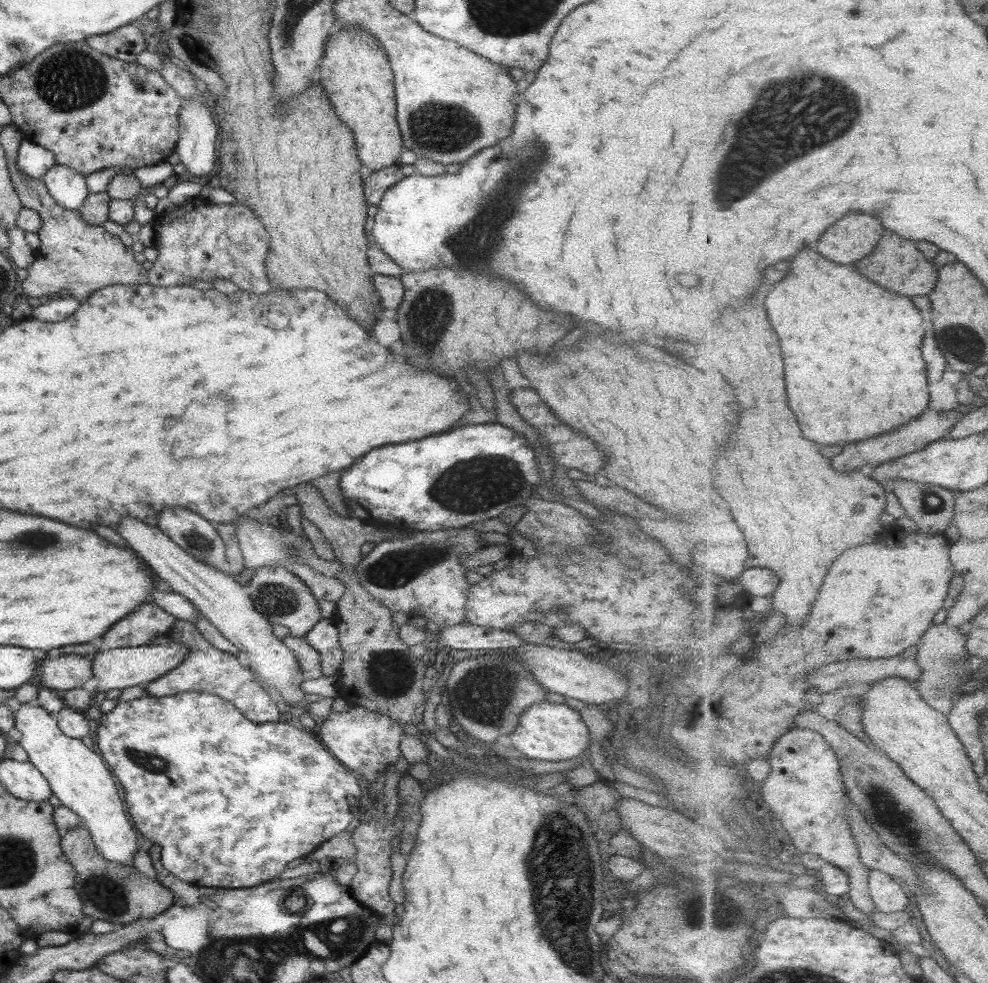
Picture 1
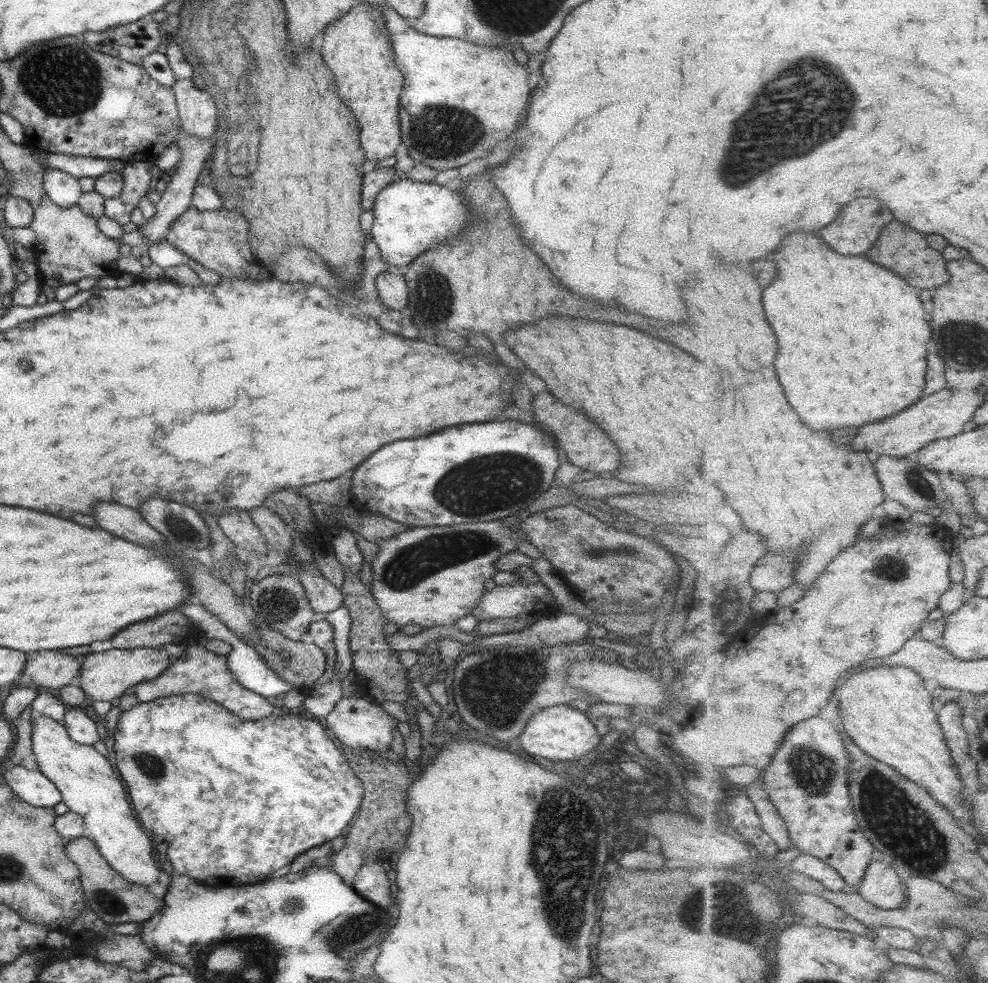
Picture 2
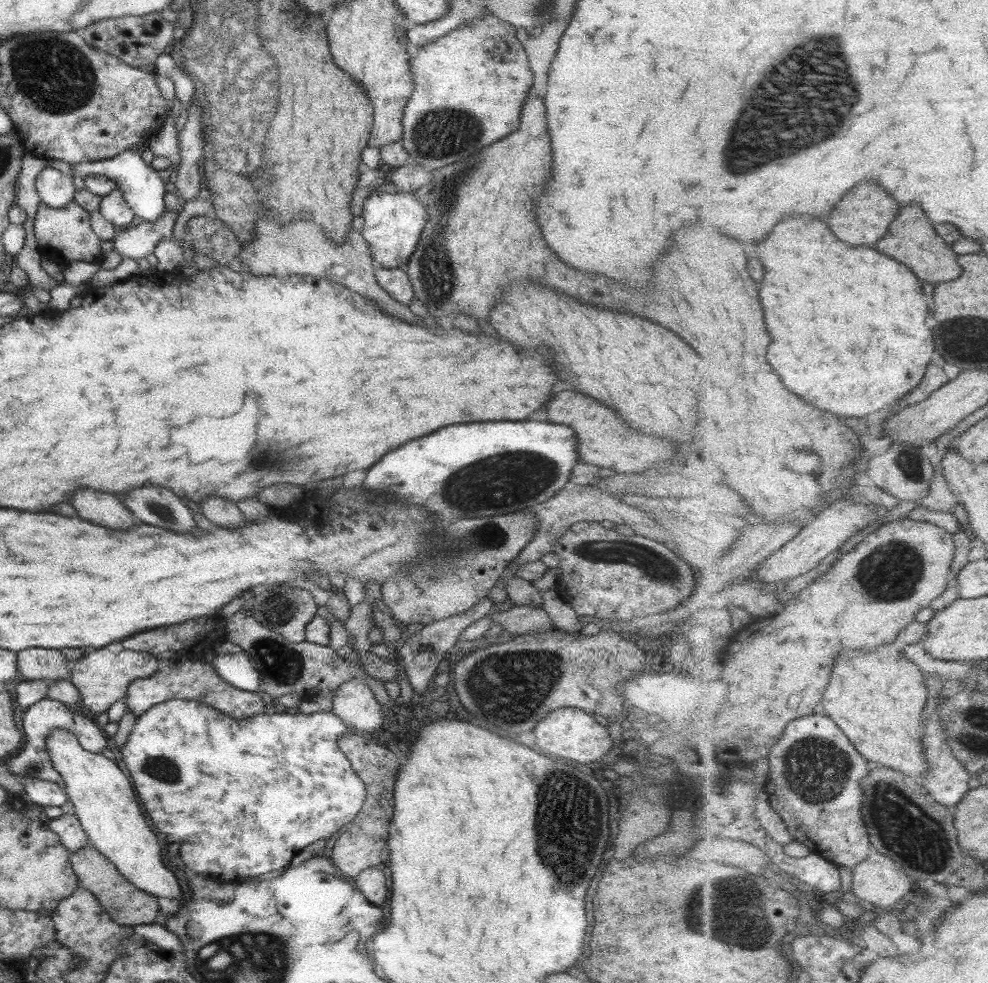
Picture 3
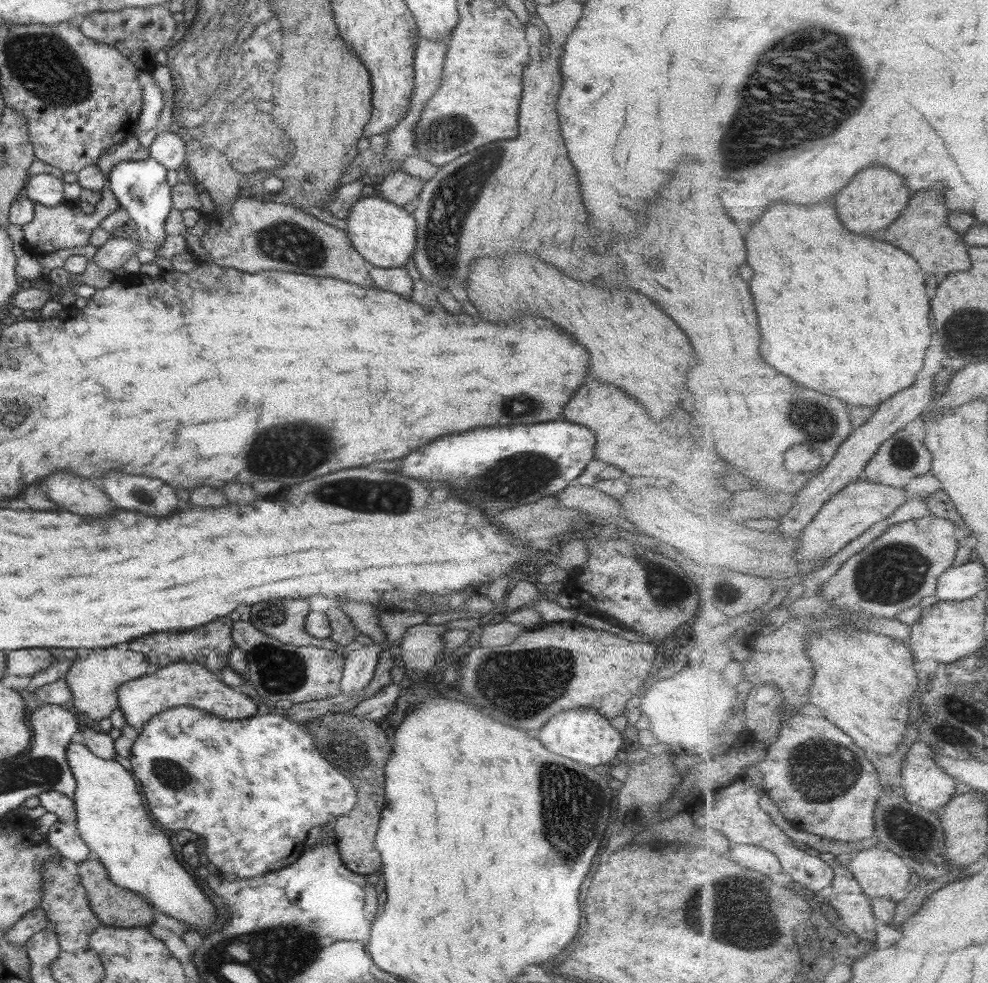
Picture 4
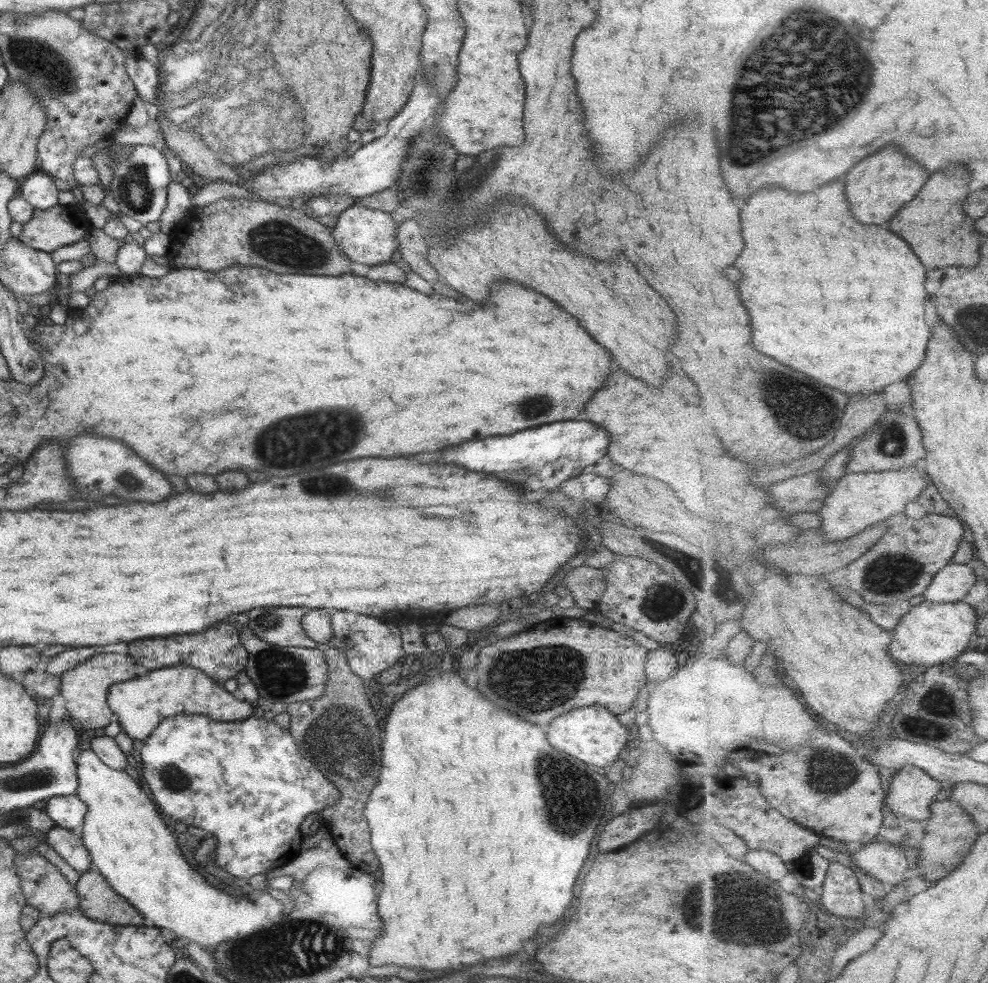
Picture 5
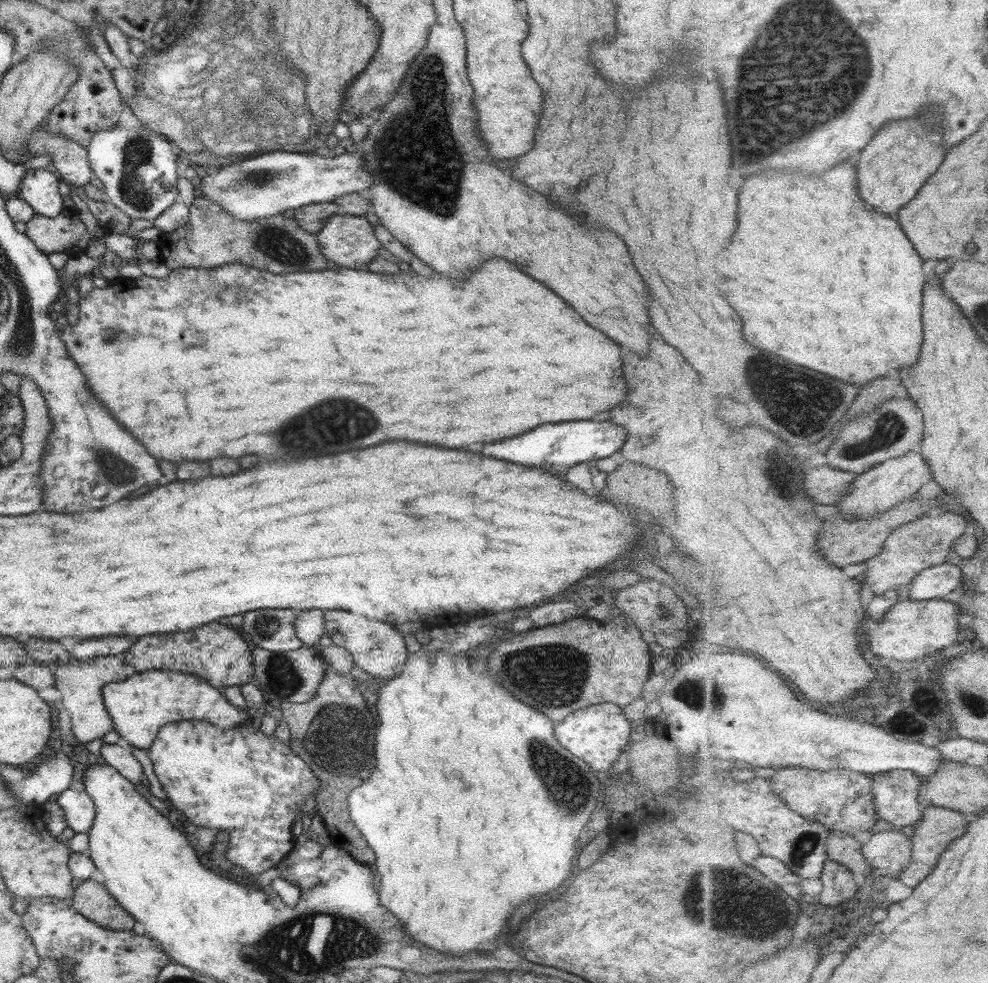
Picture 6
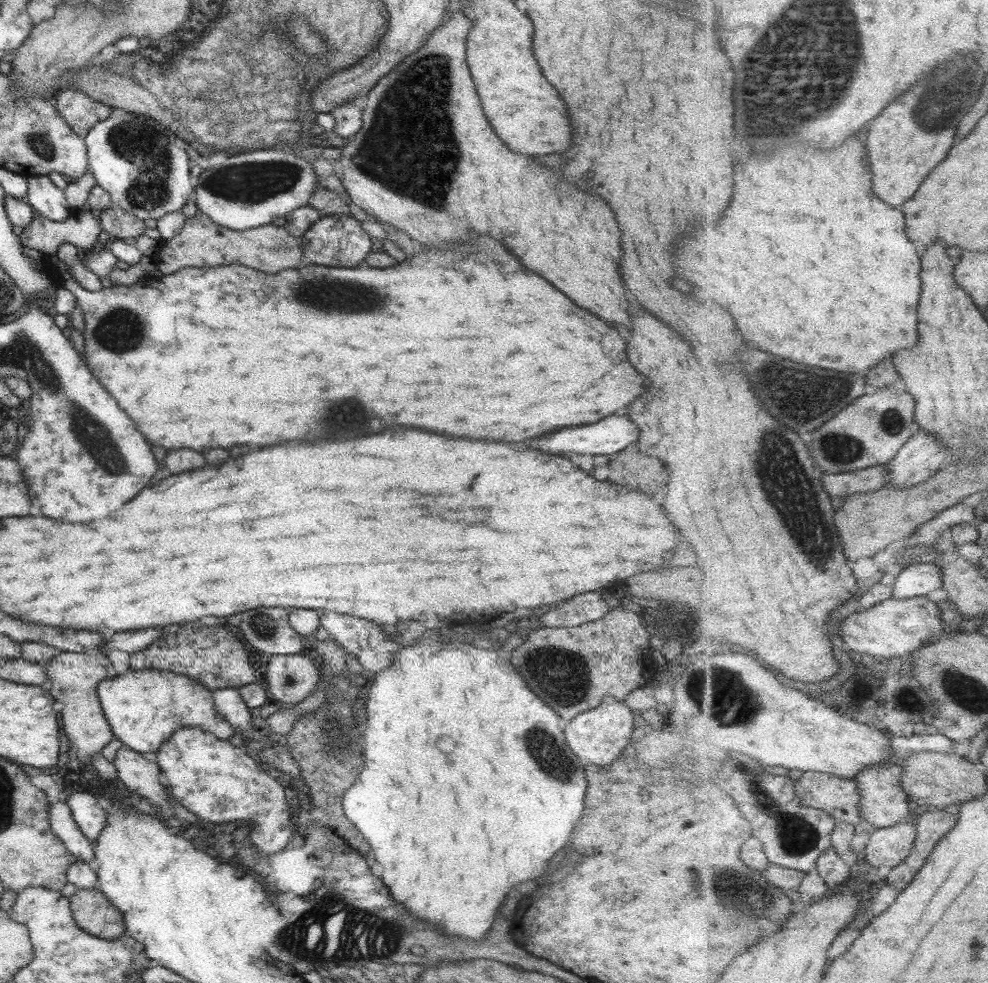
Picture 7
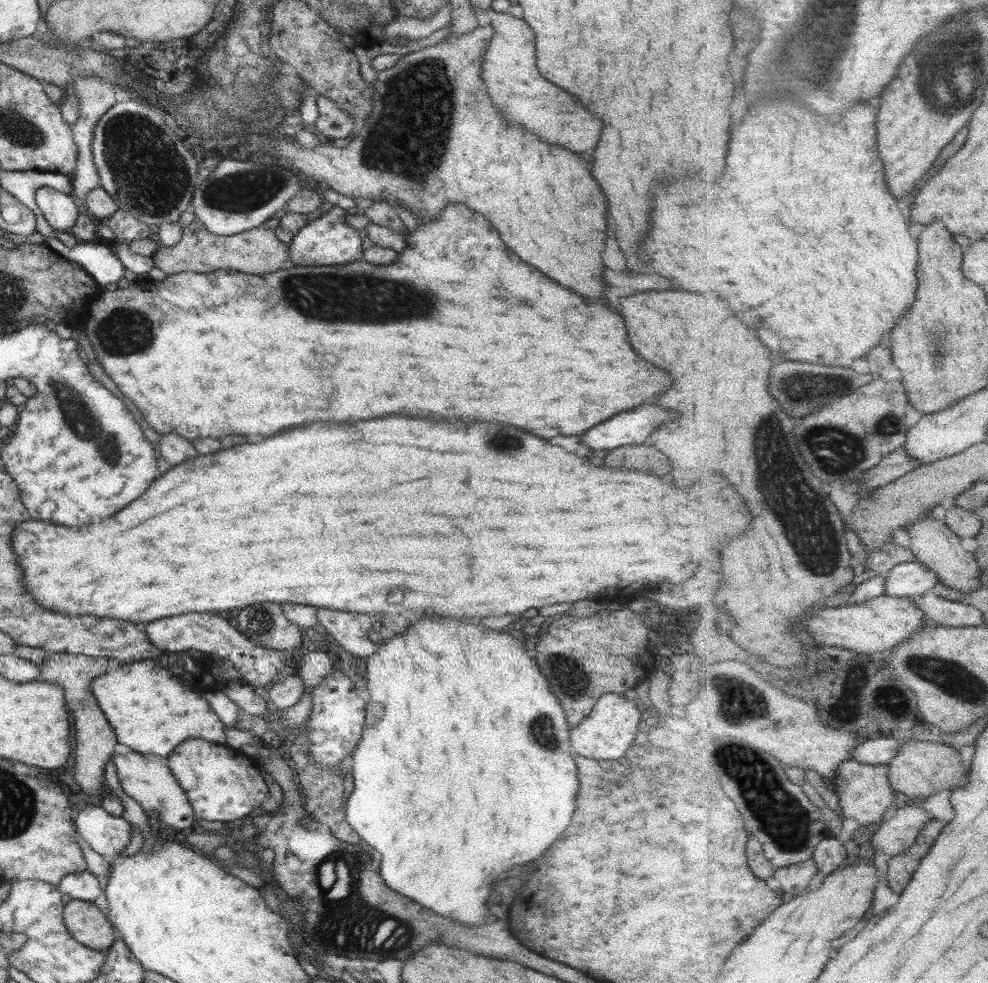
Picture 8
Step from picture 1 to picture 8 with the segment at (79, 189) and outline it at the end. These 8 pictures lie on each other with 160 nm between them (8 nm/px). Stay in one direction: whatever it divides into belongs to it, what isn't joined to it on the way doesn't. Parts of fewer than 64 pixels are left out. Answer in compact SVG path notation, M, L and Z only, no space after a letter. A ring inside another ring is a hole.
M41 186L34 194L37 208L55 232L66 237L73 221L78 217L78 203L70 194Z

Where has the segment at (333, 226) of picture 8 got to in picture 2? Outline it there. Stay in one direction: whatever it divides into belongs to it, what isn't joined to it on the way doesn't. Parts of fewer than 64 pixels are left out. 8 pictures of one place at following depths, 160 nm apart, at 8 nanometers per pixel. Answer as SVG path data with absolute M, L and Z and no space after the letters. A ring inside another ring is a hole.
M409 178L390 182L382 188L374 200L372 213L371 240L388 266L408 265L432 246L442 244L446 238L464 230L474 220L457 186L417 182Z

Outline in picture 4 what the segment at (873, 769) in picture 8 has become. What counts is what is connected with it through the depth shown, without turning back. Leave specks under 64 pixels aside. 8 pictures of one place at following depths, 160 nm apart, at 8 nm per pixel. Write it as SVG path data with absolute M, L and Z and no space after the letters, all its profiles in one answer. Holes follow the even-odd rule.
M921 740L917 744L912 744L907 758L903 761L901 770L901 785L905 789L905 797L914 805L923 807L925 810L940 814L944 812L945 806L955 796L955 786L957 782L943 770L936 761L936 750L928 744L923 744Z

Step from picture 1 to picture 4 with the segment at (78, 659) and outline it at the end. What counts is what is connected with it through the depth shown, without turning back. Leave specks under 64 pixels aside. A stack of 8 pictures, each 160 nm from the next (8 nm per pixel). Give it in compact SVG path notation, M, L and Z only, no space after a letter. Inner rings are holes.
M19 649L9 651L6 655L5 675L29 676L49 668L54 656L47 649Z

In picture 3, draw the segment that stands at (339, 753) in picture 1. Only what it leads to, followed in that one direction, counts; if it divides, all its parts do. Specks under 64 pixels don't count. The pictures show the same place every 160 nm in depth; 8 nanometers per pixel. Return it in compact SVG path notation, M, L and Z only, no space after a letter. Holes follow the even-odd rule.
M363 677L345 681L334 690L330 711L348 731L370 735L383 722L383 708L363 683Z

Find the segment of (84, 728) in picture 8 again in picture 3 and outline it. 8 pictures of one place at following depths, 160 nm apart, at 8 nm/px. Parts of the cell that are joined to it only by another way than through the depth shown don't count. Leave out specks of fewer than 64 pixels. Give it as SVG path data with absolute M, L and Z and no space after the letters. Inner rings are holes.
M104 647L87 649L70 667L70 683L80 694L79 704L98 715L106 711L110 704L123 699L129 683L137 678L147 678L155 673L162 663L156 655L134 650L113 653Z

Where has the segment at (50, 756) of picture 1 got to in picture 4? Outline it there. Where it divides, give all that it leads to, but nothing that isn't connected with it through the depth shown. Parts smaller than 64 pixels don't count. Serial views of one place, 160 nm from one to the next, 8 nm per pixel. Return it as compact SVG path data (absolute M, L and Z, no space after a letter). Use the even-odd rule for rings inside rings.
M79 743L67 744L65 760L76 783L72 800L77 835L95 852L111 882L141 895L152 909L182 922L185 929L211 928L215 922L213 906L177 864L167 836L153 826L129 771L113 759L97 758Z

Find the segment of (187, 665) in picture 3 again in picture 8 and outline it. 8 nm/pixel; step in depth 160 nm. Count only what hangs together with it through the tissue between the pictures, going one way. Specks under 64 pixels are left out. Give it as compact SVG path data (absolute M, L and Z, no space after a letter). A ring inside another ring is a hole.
M154 659L125 662L115 671L95 677L91 683L91 692L113 732L117 734L117 742L128 746L133 752L159 759L165 758L172 749L171 746L183 742L185 738L199 737L220 745L225 742L225 726L213 710L209 709L207 701L197 692L193 692L189 686L181 684L177 678L173 682L173 674L167 669L163 670Z

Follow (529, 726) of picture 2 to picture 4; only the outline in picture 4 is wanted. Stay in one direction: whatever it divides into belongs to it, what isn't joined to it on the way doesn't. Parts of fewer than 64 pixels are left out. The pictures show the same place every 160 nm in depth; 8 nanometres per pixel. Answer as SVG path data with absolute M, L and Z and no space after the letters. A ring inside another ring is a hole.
M582 707L567 709L549 717L539 730L537 740L549 752L588 766L607 764L621 746L620 732L608 723L608 719L591 708Z

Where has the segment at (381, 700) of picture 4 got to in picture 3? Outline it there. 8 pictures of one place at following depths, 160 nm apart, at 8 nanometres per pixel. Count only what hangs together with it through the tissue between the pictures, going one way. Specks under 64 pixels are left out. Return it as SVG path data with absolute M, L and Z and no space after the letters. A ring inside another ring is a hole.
M169 699L165 702L150 706L143 714L137 716L129 732L126 741L119 749L123 766L133 780L133 790L141 802L141 808L145 810L147 818L153 822L153 828L161 834L167 836L177 836L179 840L179 856L181 862L197 872L197 874L207 874L209 878L217 882L241 882L243 878L253 878L271 870L279 870L289 864L289 860L305 846L329 838L335 834L343 824L351 822L363 806L366 796L363 782L355 776L351 770L350 762L337 746L337 739L348 732L342 720L337 715L329 712L314 712L313 714L288 714L273 713L271 715L256 714L249 718L235 720L221 711L215 710L211 705L197 701L181 699Z

